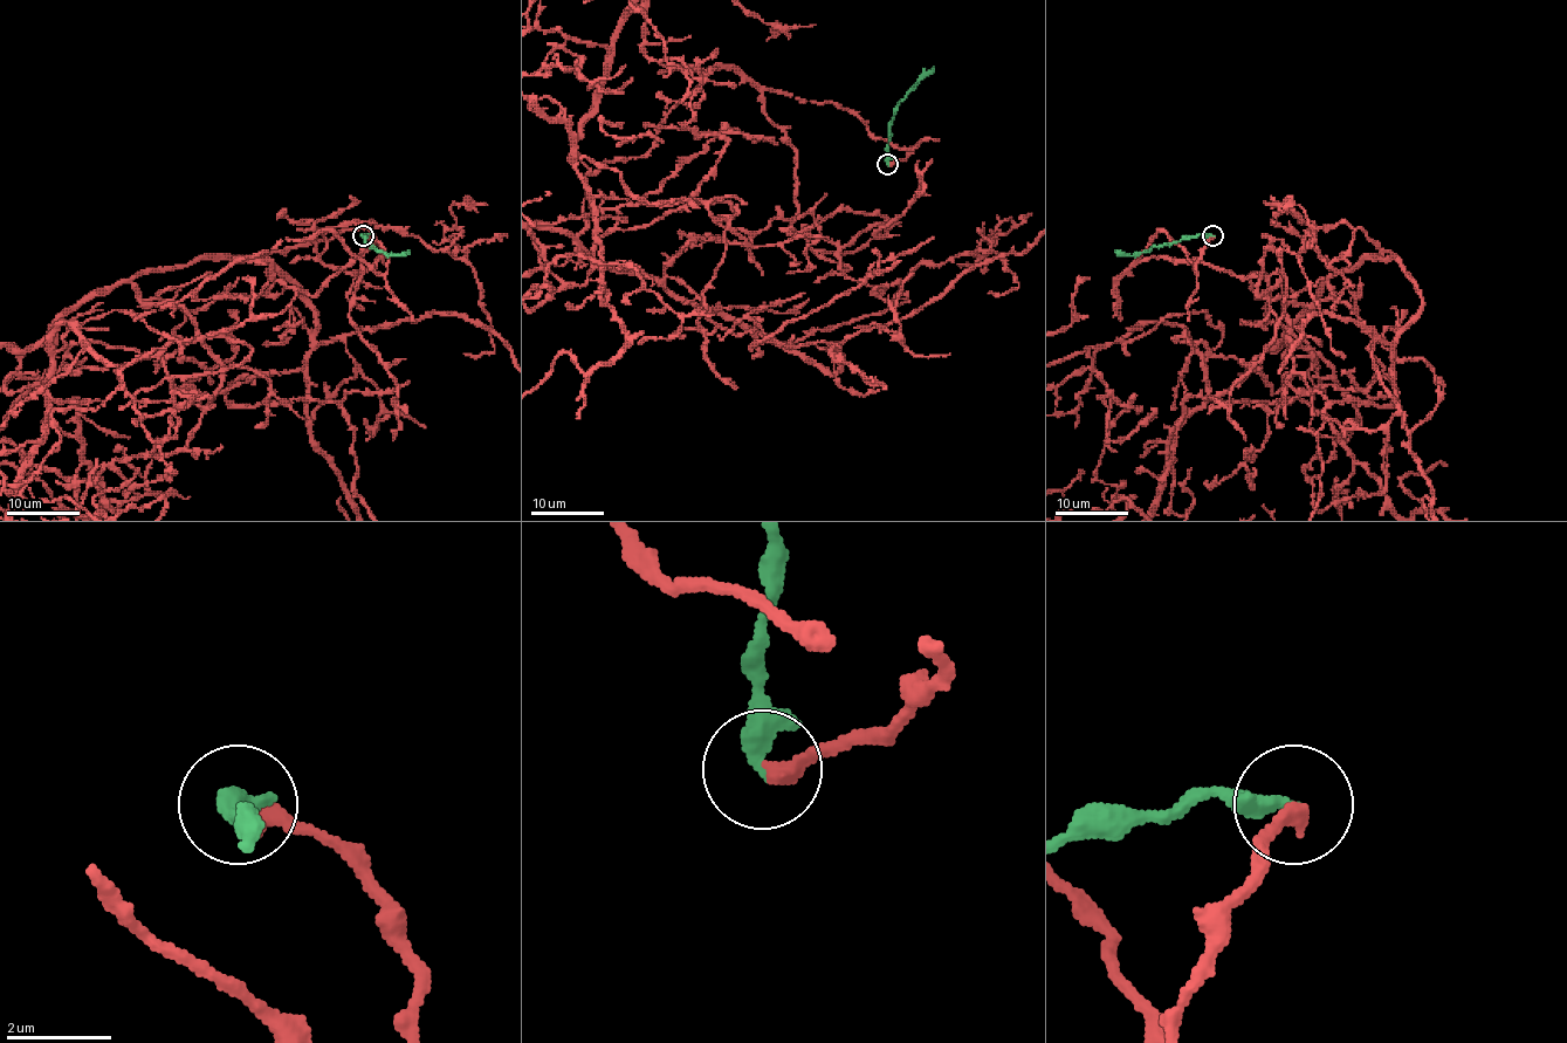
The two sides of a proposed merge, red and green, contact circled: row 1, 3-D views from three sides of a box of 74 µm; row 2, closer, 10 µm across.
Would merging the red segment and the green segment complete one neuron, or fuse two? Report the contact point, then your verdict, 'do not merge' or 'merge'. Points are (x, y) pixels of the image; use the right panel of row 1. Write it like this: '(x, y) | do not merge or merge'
(1212, 235) | merge

